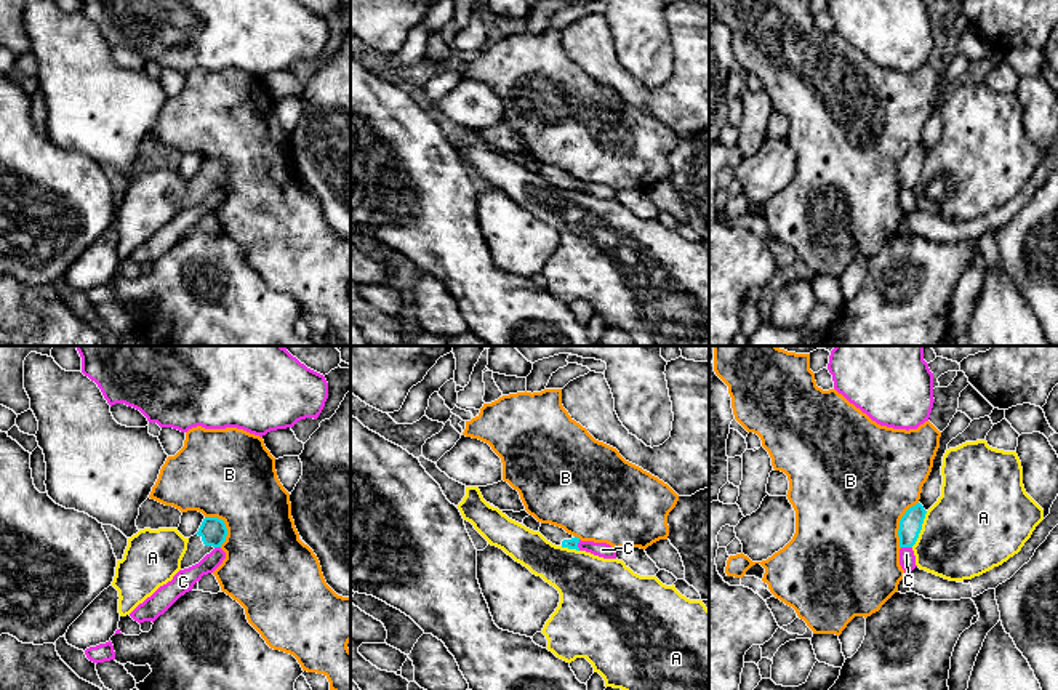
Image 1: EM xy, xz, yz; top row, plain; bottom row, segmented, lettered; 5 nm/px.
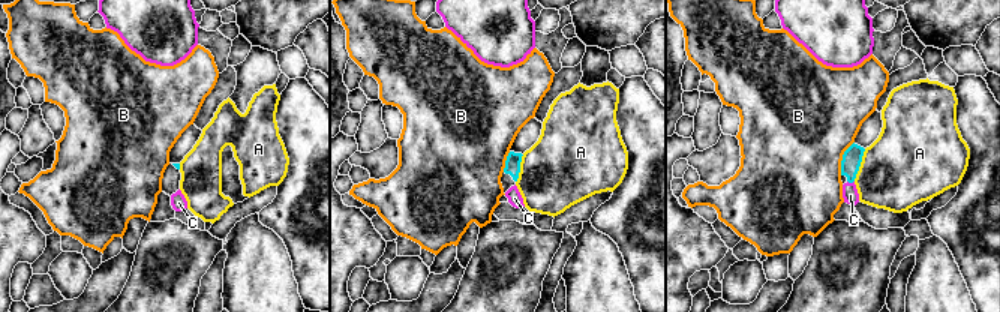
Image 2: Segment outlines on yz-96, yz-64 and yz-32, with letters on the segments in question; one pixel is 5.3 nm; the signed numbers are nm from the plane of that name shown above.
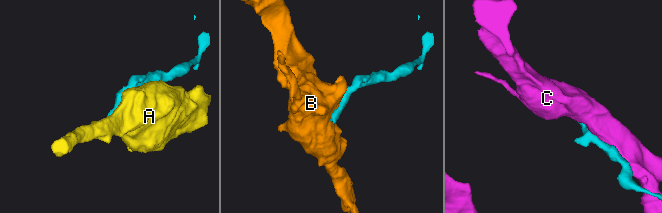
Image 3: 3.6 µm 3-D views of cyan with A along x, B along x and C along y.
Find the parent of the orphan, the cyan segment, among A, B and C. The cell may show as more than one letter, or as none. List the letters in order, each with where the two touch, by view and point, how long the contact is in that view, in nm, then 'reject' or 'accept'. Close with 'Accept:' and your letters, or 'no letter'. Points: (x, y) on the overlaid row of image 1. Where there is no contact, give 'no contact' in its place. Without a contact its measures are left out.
A: yz (921, 529) | 200 nm | reject
B: yz (900, 524) | 260 nm | reject
C: xz (577, 545) | 60 nm | reject
Accept: no letter

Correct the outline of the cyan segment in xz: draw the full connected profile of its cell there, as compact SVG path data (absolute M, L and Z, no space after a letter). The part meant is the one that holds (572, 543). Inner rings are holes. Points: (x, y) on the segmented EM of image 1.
M541 524L539 527L539 533L547 540L551 541L552 544L555 546L562 546L562 548L568 548L568 549L576 549L579 551L578 548L578 543L579 543L579 538L567 533L563 528L560 527L555 527L555 525L551 525L551 524Z

